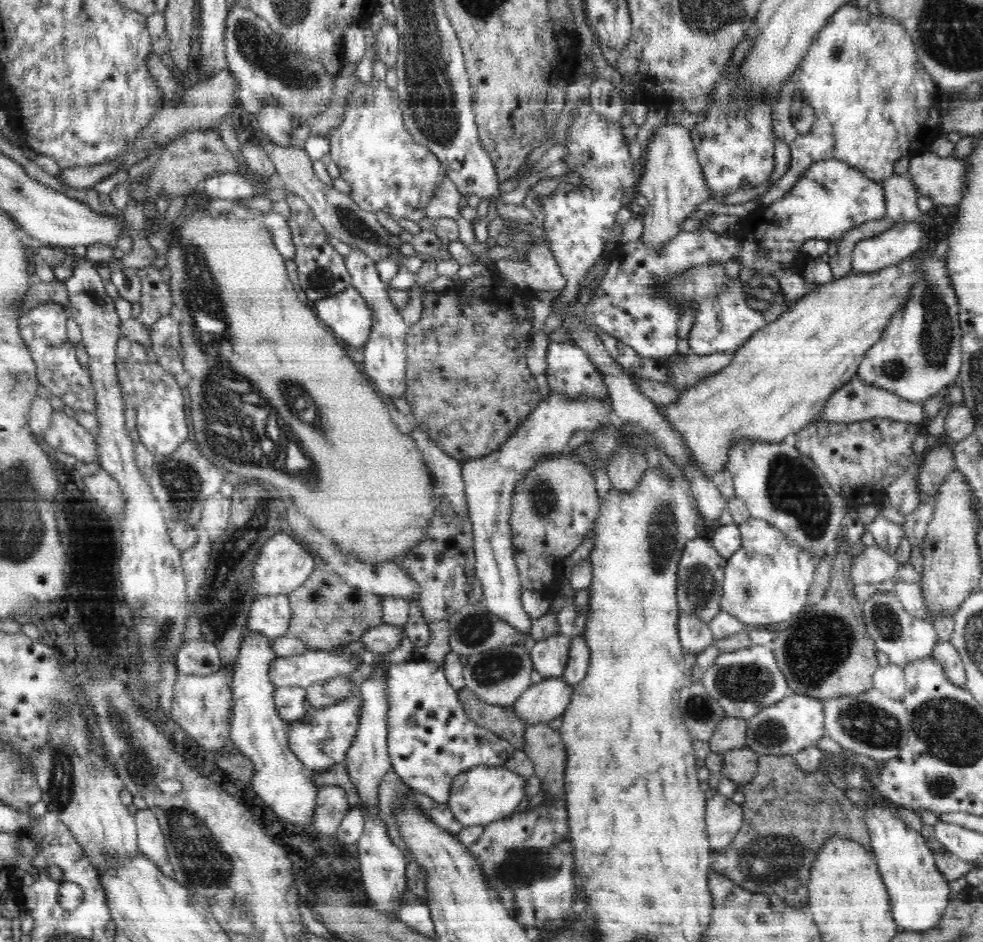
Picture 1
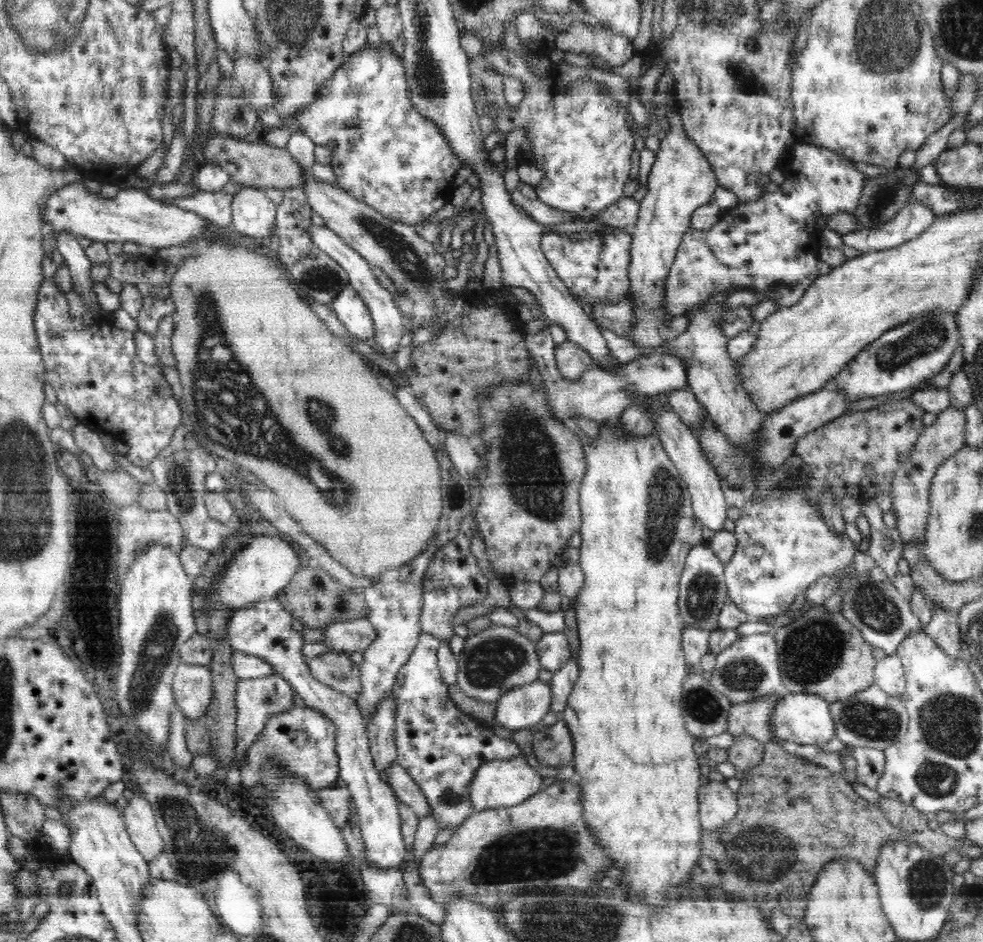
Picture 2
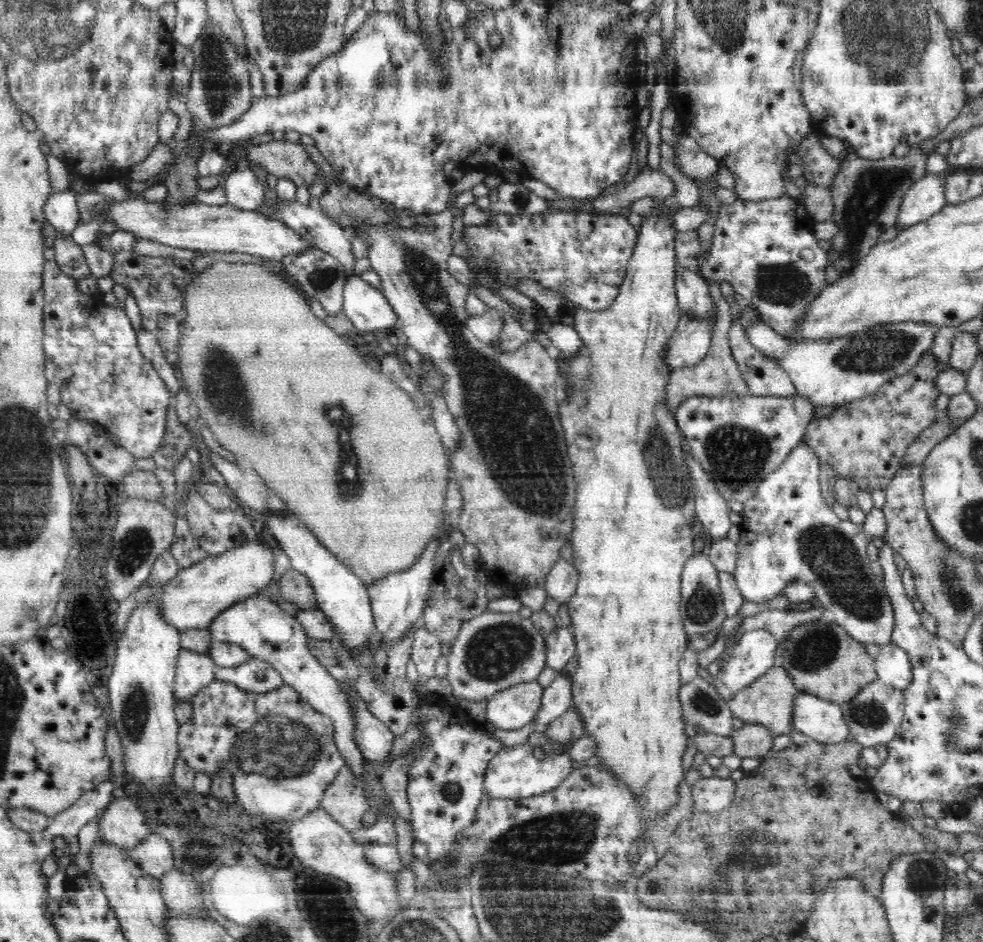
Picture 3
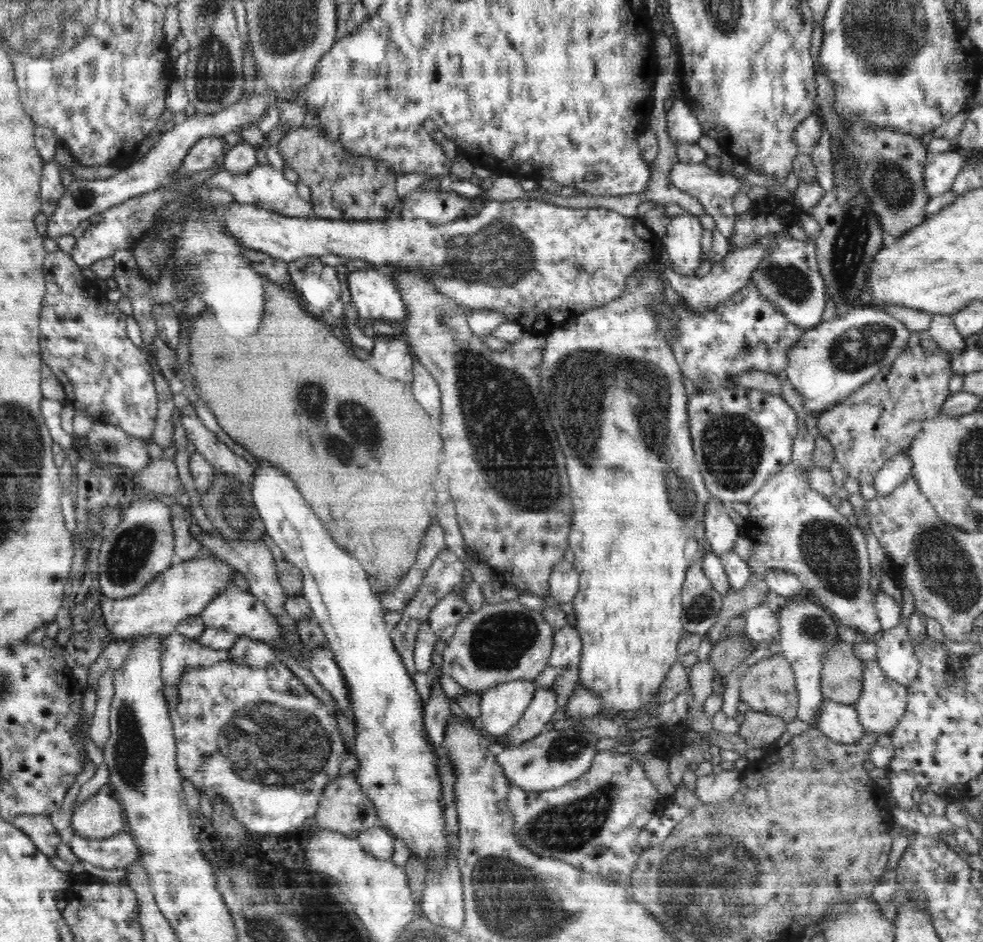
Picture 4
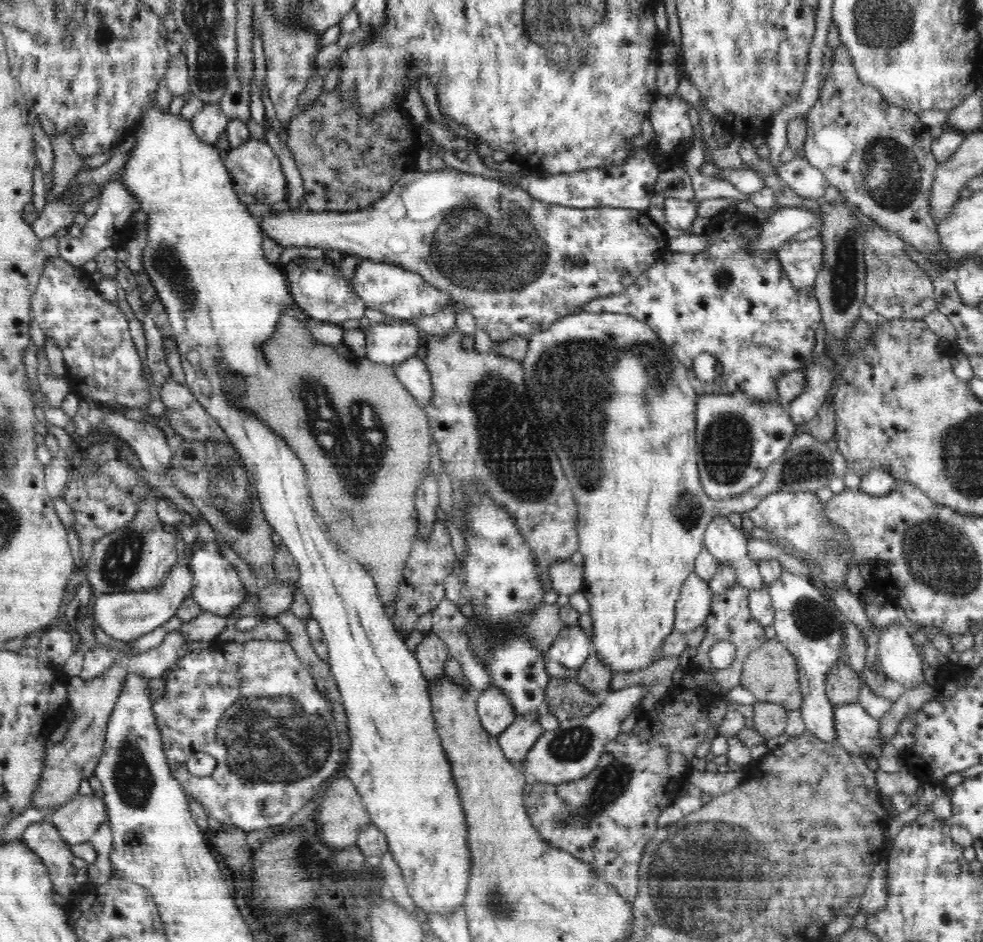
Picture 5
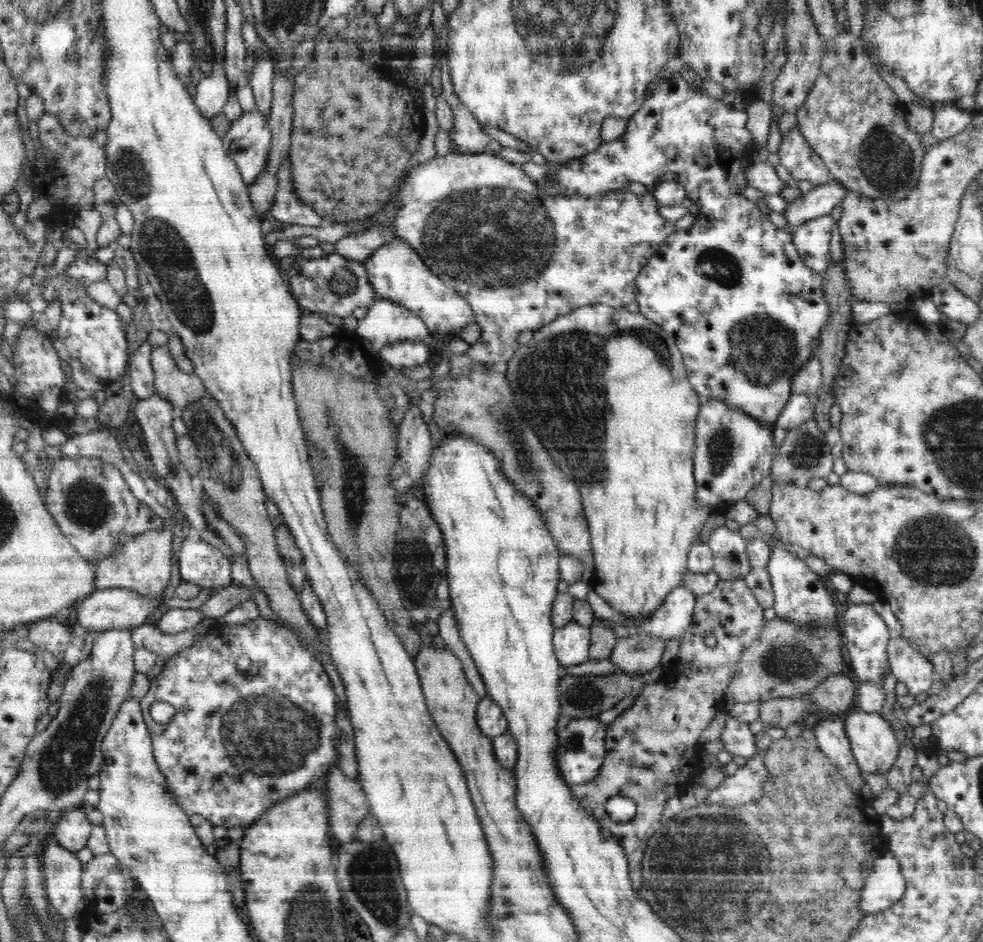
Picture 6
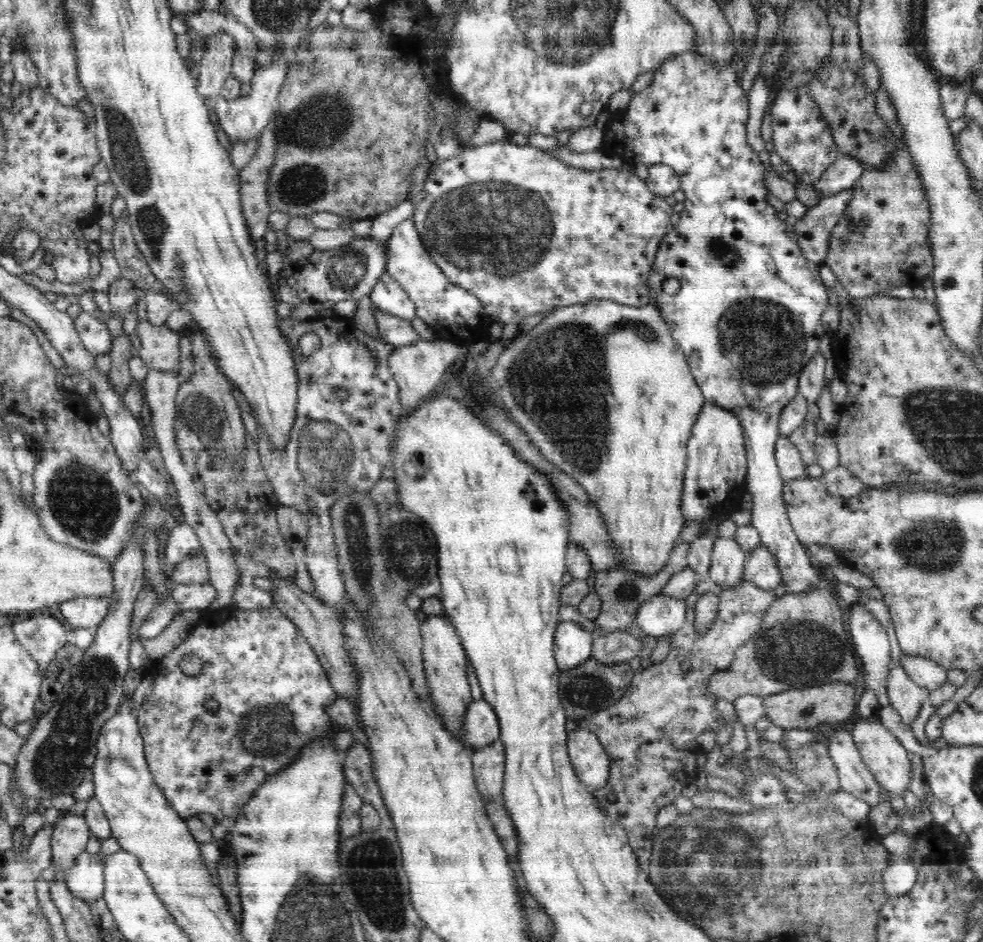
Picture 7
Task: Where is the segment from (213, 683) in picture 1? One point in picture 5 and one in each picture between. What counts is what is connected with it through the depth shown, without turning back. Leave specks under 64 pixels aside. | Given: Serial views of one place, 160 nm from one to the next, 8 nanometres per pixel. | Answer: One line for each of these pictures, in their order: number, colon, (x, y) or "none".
2: (192, 685)
3: (194, 671)
4: (179, 653)
5: (160, 660)

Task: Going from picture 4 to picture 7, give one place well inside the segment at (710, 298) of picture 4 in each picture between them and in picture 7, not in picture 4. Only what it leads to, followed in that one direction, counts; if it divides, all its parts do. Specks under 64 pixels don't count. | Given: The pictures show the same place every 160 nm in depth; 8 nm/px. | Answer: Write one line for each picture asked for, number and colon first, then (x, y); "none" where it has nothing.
5: (782, 225)
6: (822, 200)
7: (843, 174)

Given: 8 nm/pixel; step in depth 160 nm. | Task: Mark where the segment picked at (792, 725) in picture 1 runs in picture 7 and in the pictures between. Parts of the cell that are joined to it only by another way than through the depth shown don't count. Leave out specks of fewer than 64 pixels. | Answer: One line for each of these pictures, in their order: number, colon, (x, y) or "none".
2: (801, 718)
3: (821, 720)
4: (840, 722)
5: (859, 733)
6: (872, 740)
7: (884, 756)

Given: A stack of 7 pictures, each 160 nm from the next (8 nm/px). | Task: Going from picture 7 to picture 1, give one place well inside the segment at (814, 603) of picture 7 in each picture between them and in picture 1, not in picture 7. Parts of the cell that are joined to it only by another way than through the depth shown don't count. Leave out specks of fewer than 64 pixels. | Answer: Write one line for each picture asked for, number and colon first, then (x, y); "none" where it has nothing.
1: (730, 734)
2: (753, 719)
3: (769, 700)
4: (769, 686)
5: (770, 673)
6: (786, 661)

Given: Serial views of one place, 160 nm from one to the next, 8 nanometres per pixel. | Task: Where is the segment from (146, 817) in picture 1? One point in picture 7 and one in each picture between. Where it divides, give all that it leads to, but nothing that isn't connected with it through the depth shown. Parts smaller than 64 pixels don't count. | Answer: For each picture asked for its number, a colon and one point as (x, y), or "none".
2: (140, 823)
3: (121, 824)
4: (101, 816)
5: (77, 820)
6: (72, 832)
7: (70, 834)

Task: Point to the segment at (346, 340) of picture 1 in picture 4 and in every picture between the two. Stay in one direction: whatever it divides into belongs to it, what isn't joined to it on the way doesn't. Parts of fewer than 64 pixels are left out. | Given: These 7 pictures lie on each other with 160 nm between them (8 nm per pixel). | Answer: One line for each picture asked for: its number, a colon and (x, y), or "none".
2: (351, 310)
3: (365, 306)
4: (375, 294)

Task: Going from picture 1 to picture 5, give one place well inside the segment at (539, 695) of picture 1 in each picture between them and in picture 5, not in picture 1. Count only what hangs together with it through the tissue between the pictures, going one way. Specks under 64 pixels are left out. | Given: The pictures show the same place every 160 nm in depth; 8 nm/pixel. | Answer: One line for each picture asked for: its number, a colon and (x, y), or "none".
2: (521, 708)
3: (515, 707)
4: (501, 707)
5: (496, 714)

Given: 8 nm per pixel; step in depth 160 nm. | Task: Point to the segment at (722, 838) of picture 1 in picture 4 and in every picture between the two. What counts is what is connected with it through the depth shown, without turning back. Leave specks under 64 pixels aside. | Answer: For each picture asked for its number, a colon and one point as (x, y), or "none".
2: (718, 803)
3: (711, 794)
4: (714, 788)

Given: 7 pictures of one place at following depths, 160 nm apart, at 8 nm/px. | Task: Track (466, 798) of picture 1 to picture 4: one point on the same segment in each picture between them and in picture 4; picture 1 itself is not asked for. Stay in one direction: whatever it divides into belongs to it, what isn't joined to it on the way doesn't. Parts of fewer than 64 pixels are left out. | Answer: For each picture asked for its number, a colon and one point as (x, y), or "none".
2: (500, 783)
3: (514, 773)
4: (551, 759)

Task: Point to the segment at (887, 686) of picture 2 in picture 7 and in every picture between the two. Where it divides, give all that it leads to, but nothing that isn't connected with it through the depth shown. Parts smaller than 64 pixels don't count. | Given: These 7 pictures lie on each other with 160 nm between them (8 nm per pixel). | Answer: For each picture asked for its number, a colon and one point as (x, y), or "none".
3: (893, 666)
4: (896, 656)
5: (899, 658)
6: (911, 667)
7: (926, 673)

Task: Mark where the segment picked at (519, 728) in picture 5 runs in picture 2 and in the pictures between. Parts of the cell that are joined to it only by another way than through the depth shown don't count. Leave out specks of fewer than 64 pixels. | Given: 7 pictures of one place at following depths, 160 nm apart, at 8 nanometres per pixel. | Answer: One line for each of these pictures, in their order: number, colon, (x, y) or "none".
2: (562, 683)
3: (557, 697)
4: (541, 710)

